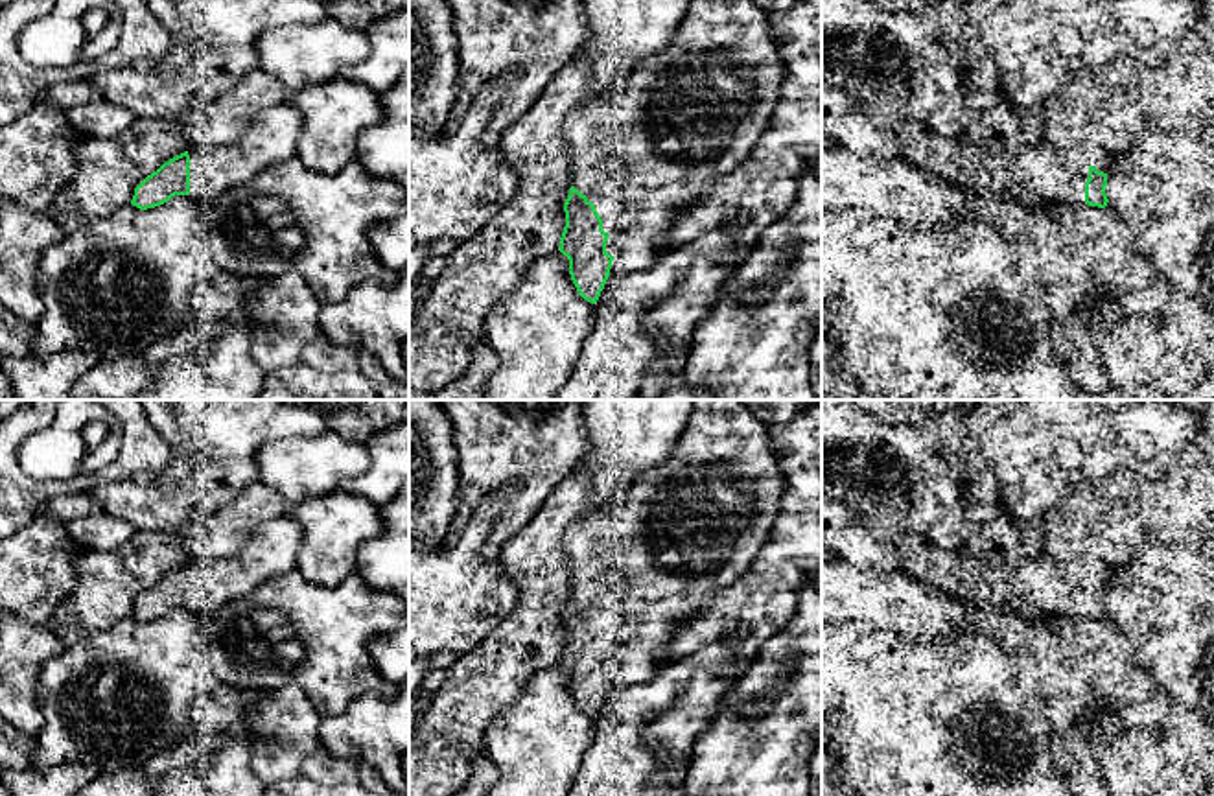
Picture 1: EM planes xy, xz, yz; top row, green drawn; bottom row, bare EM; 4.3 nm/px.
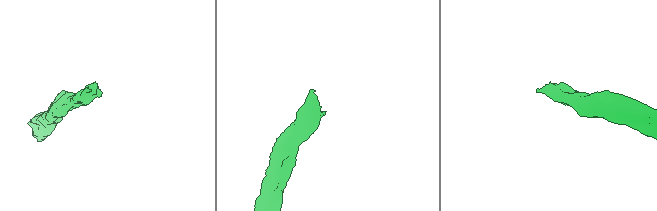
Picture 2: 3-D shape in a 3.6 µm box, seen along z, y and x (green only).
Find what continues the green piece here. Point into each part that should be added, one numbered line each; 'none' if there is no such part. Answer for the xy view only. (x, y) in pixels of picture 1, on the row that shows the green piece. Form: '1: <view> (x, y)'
1: xy (271, 139)

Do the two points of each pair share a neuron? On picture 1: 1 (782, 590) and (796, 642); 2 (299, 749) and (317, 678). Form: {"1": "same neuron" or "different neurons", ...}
{"1": "different neurons", "2": "different neurons"}

